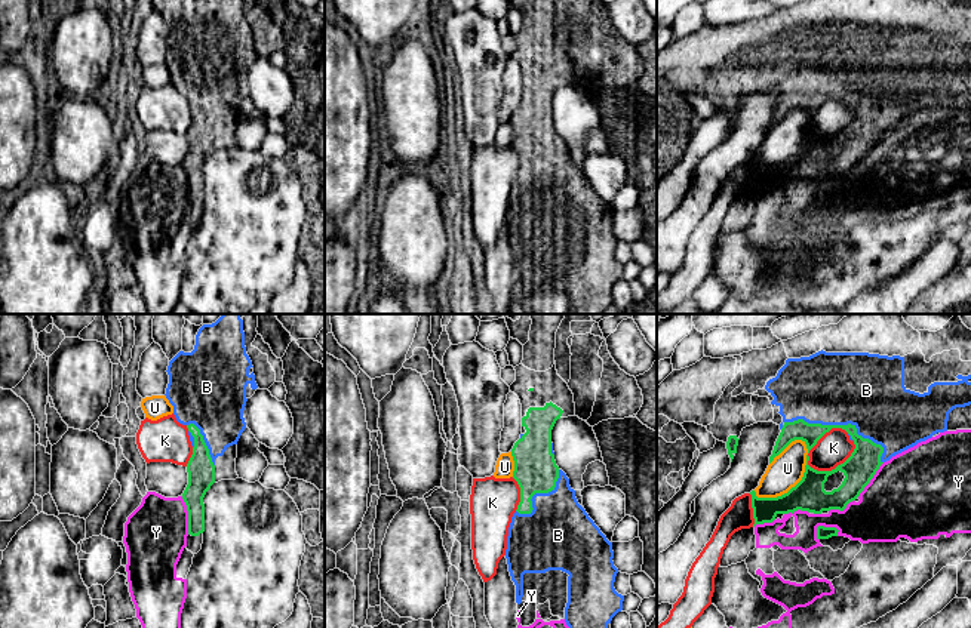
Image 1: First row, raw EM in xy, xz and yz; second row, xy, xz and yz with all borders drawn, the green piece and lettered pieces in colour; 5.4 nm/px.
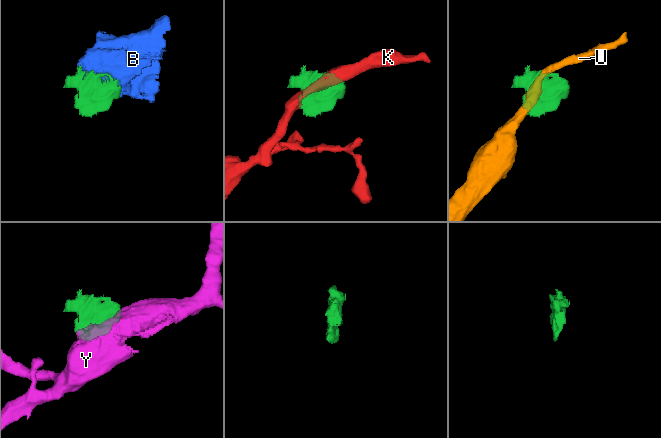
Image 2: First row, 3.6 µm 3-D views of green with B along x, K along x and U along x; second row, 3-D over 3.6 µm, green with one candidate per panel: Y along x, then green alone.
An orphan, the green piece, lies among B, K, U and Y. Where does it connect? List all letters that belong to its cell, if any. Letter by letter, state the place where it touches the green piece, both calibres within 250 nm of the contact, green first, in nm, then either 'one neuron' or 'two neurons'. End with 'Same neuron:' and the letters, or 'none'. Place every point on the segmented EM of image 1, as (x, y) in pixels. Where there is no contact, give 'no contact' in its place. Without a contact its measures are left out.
B: yz (842, 425) | 170/400 nm | one neuron
K: yz (817, 440) | 130/180 nm | two neurons
U: yz (798, 483) | 180/180 nm | two neurons
Y: yz (823, 526) | 70/240 nm | two neurons
Same neuron: B

